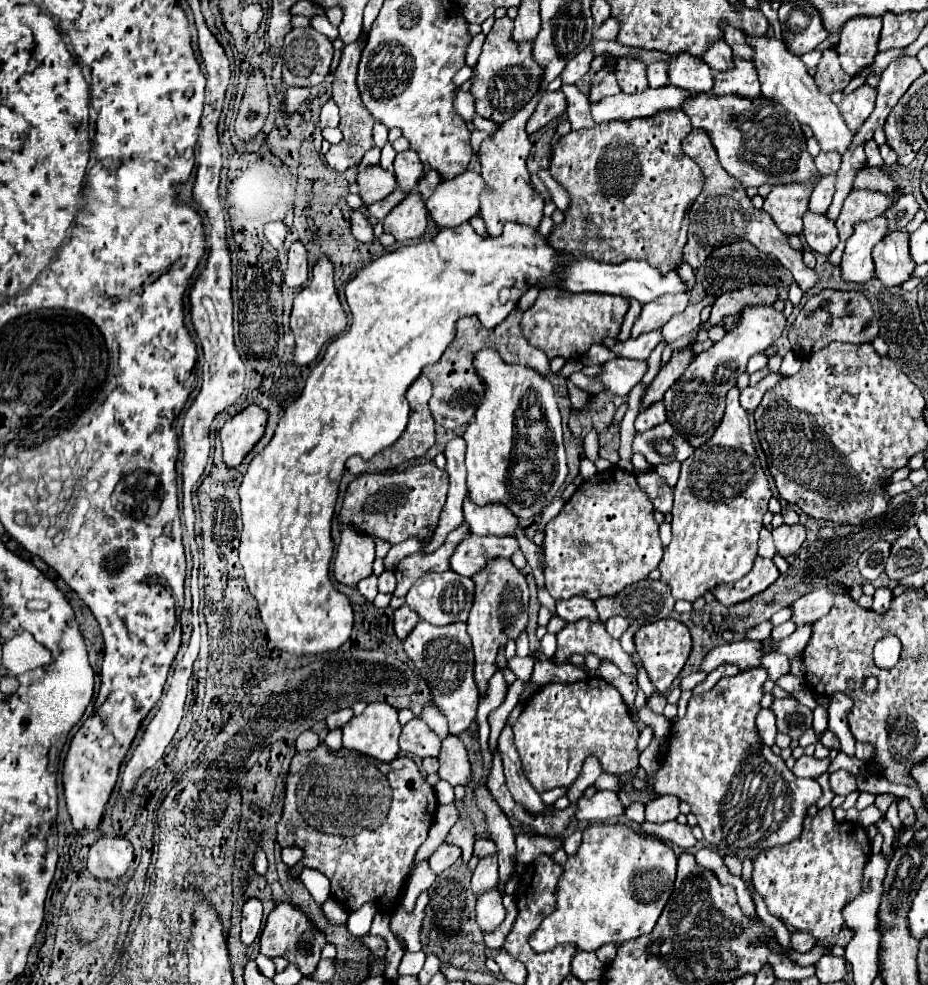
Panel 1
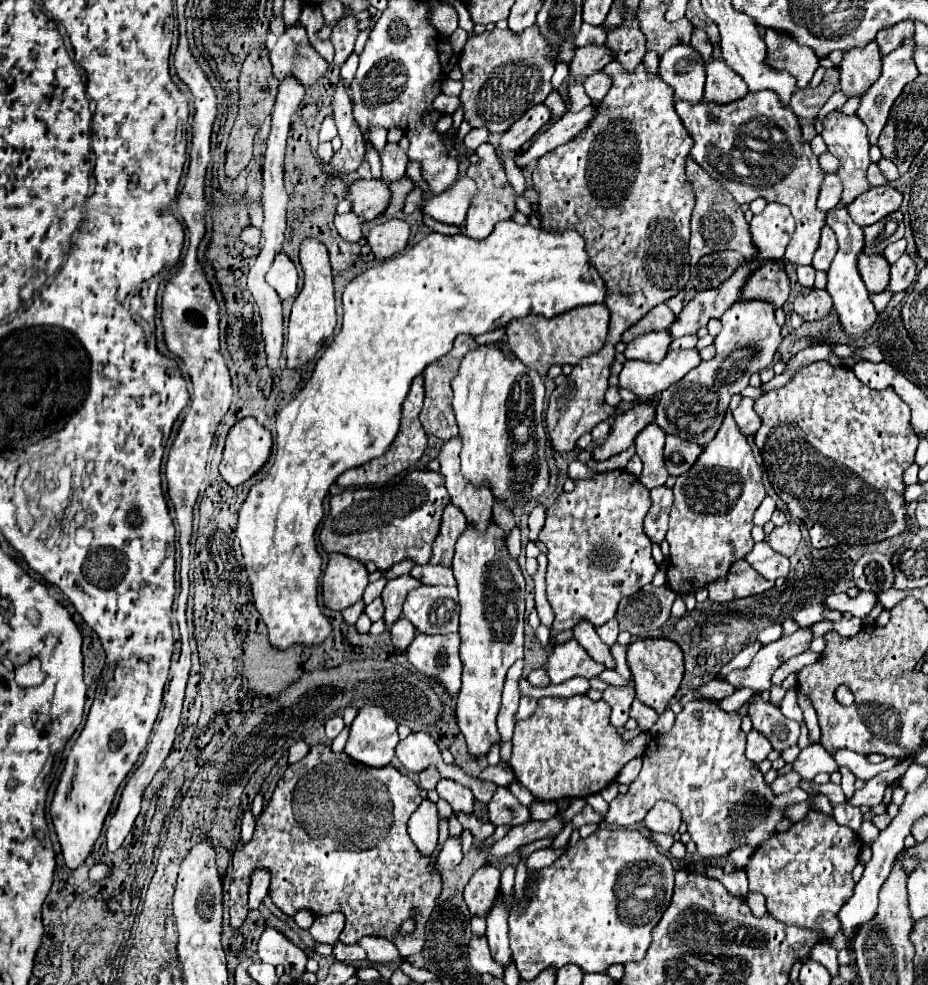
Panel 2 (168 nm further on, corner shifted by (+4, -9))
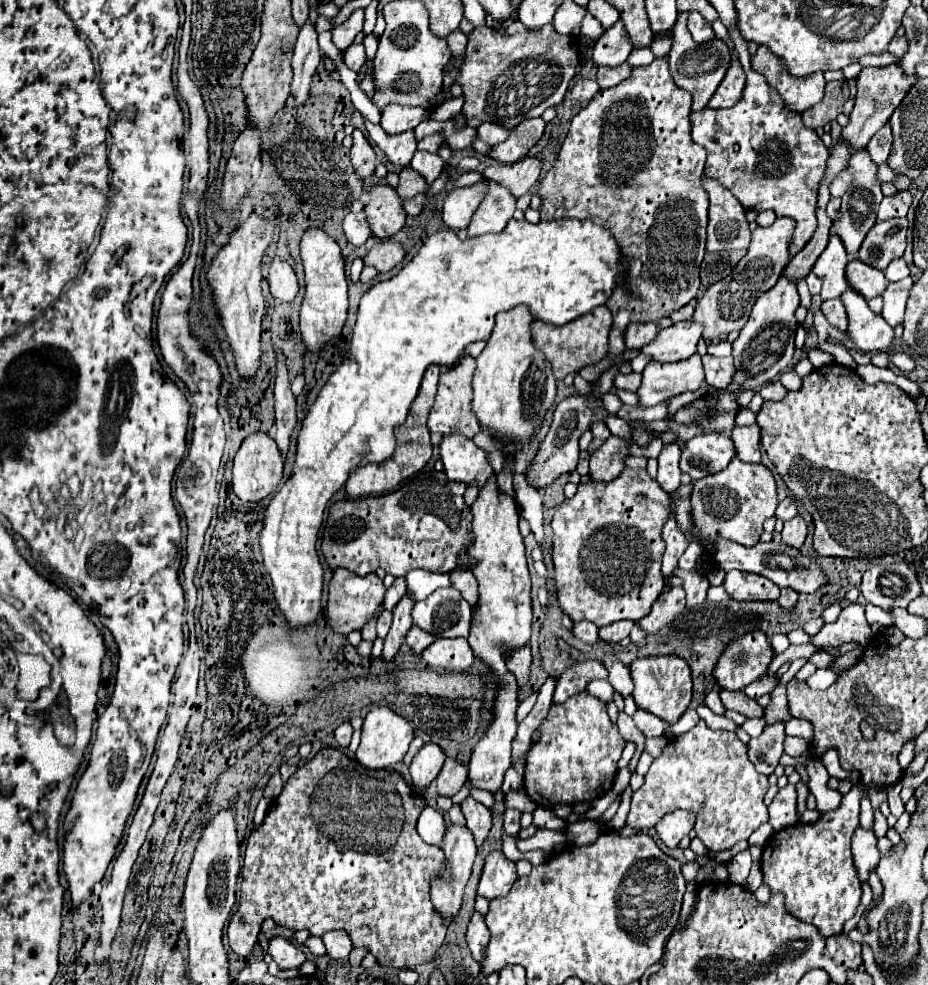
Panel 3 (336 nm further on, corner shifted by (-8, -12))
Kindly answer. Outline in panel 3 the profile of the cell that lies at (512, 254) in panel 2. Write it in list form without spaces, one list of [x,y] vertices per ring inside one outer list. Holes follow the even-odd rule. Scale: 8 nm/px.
[[[510,220],[508,226],[504,228],[504,232],[500,234],[486,234],[486,236],[478,236],[478,238],[468,238],[468,240],[460,240],[452,230],[440,230],[436,234],[432,234],[426,244],[420,248],[420,252],[390,280],[382,280],[376,282],[374,286],[370,286],[370,290],[364,292],[364,296],[360,298],[360,308],[358,308],[358,318],[352,330],[352,340],[350,340],[350,358],[344,358],[342,364],[338,366],[338,370],[328,378],[328,382],[324,384],[324,388],[320,390],[316,402],[310,406],[310,410],[306,412],[306,418],[302,420],[302,428],[298,430],[298,438],[296,438],[296,462],[292,468],[292,476],[282,484],[282,488],[272,496],[266,512],[264,512],[264,528],[260,530],[260,548],[262,548],[262,558],[264,558],[264,568],[268,570],[272,584],[274,584],[274,600],[280,608],[280,612],[284,614],[288,628],[292,632],[296,632],[302,626],[310,626],[320,618],[322,606],[322,584],[324,584],[324,568],[320,564],[320,556],[316,552],[316,540],[318,540],[318,532],[324,520],[324,510],[328,506],[328,500],[346,484],[350,472],[358,466],[366,466],[368,462],[384,462],[384,458],[390,458],[394,448],[396,448],[396,438],[394,438],[394,428],[402,426],[406,422],[408,410],[412,400],[418,394],[422,376],[426,372],[426,368],[430,364],[438,364],[438,366],[450,366],[458,360],[458,356],[464,352],[464,348],[476,340],[488,340],[492,330],[494,330],[494,318],[498,312],[504,310],[512,310],[518,304],[528,304],[530,314],[534,316],[534,320],[544,320],[546,324],[554,324],[554,326],[562,326],[566,322],[576,320],[578,316],[594,310],[600,304],[606,304],[606,300],[612,294],[612,288],[616,284],[616,274],[620,270],[620,254],[618,254],[618,246],[616,240],[612,238],[612,234],[606,228],[596,226],[594,222],[586,220],[554,220],[554,222],[538,222],[538,224],[530,224],[528,220]]]

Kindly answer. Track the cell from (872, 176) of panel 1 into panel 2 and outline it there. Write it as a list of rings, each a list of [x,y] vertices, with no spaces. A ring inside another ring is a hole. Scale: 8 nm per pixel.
[[[822,227],[822,235],[820,235],[820,245],[814,253],[814,259],[812,259],[812,267],[818,269],[818,271],[828,271],[834,255],[836,255],[836,235],[830,227]]]

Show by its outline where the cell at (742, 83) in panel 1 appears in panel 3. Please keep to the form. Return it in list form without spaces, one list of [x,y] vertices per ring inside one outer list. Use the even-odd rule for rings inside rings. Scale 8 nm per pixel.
[[[734,54],[732,66],[728,68],[728,74],[724,76],[724,82],[720,82],[720,90],[716,90],[714,98],[708,102],[712,108],[730,108],[740,100],[740,94],[746,86],[746,74],[742,70],[742,64],[738,62],[738,56]]]

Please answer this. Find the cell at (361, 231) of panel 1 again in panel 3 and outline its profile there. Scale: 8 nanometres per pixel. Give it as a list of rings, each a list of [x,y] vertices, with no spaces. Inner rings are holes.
[[[360,212],[360,214],[346,214],[344,218],[344,232],[346,232],[346,238],[348,242],[352,242],[354,246],[362,246],[370,236],[372,236],[372,230],[366,222],[366,214]]]

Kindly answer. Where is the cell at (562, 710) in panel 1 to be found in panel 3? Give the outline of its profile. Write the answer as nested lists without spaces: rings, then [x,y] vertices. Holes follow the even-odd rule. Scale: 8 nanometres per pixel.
[[[576,694],[568,698],[564,704],[552,704],[548,716],[538,728],[540,738],[532,744],[526,756],[526,772],[524,772],[524,788],[530,800],[534,800],[542,808],[554,808],[556,804],[578,804],[578,802],[592,802],[612,790],[612,782],[618,774],[618,760],[624,750],[624,738],[620,736],[616,724],[610,720],[606,704],[592,694]]]

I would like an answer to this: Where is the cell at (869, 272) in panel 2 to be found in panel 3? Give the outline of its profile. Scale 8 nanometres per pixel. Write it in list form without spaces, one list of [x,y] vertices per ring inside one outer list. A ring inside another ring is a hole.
[[[852,260],[846,266],[846,278],[848,278],[848,284],[854,290],[858,290],[866,300],[882,296],[886,286],[890,284],[882,270],[872,270],[872,266],[860,260]]]

